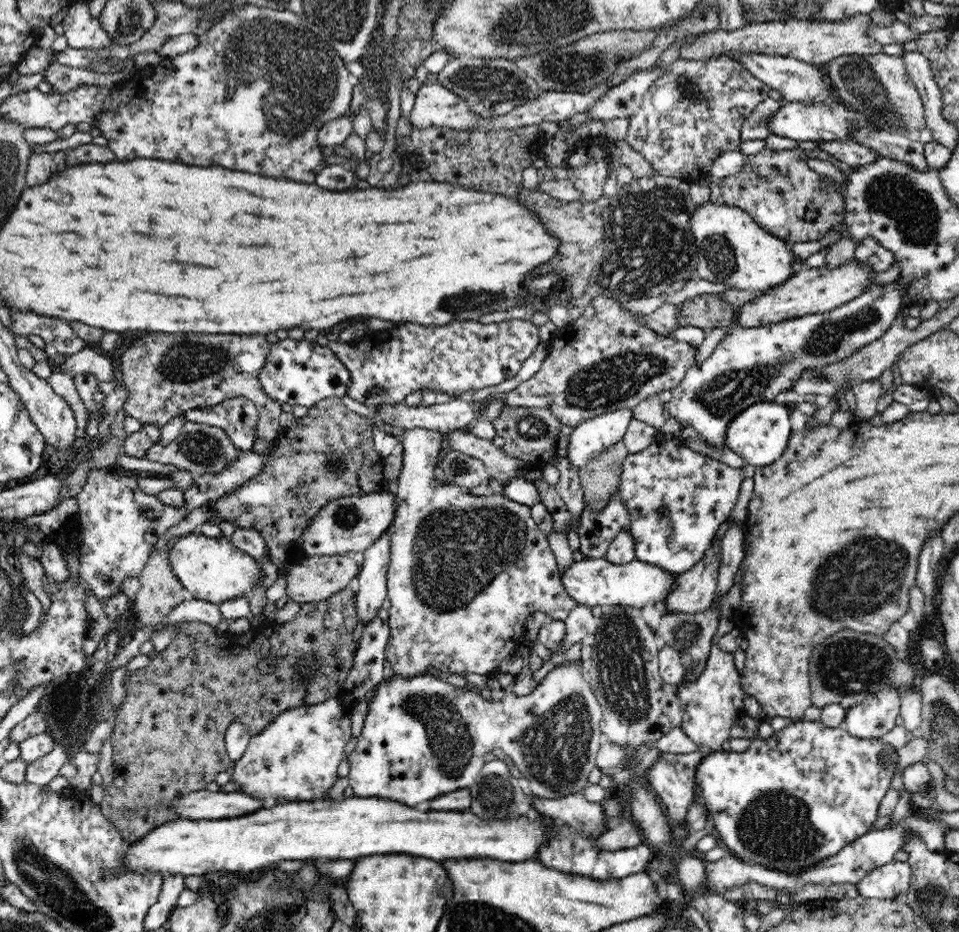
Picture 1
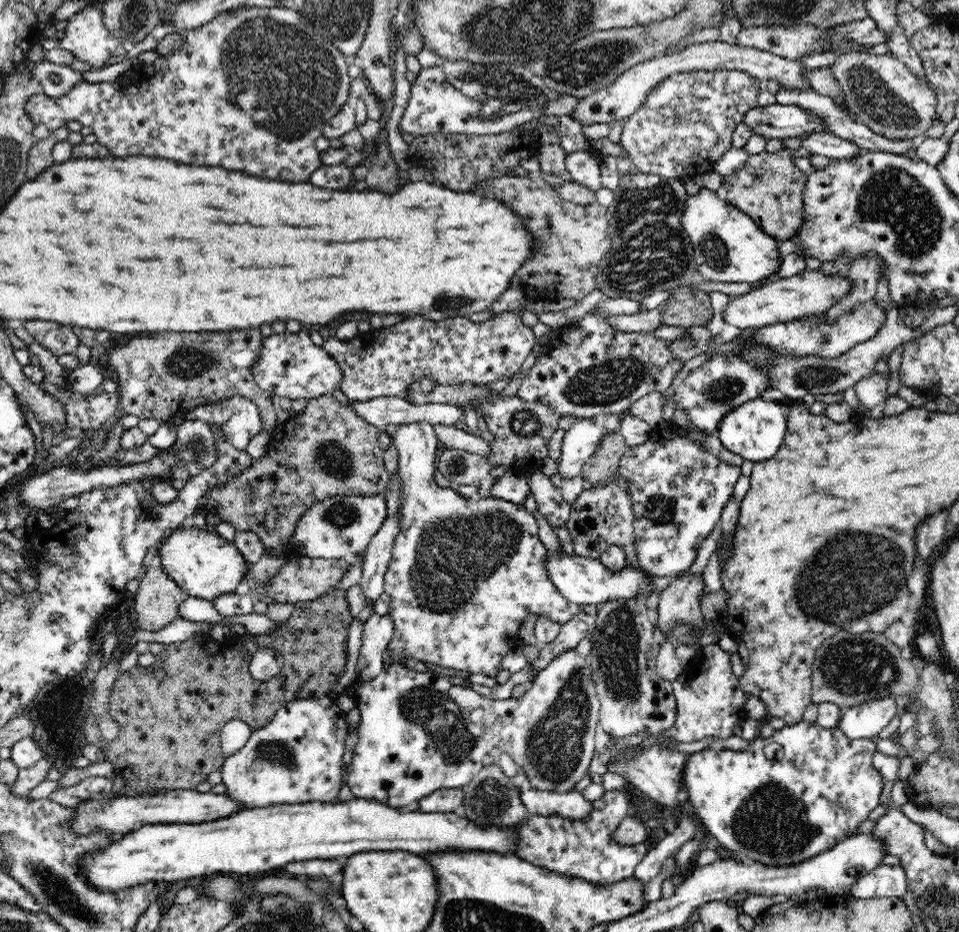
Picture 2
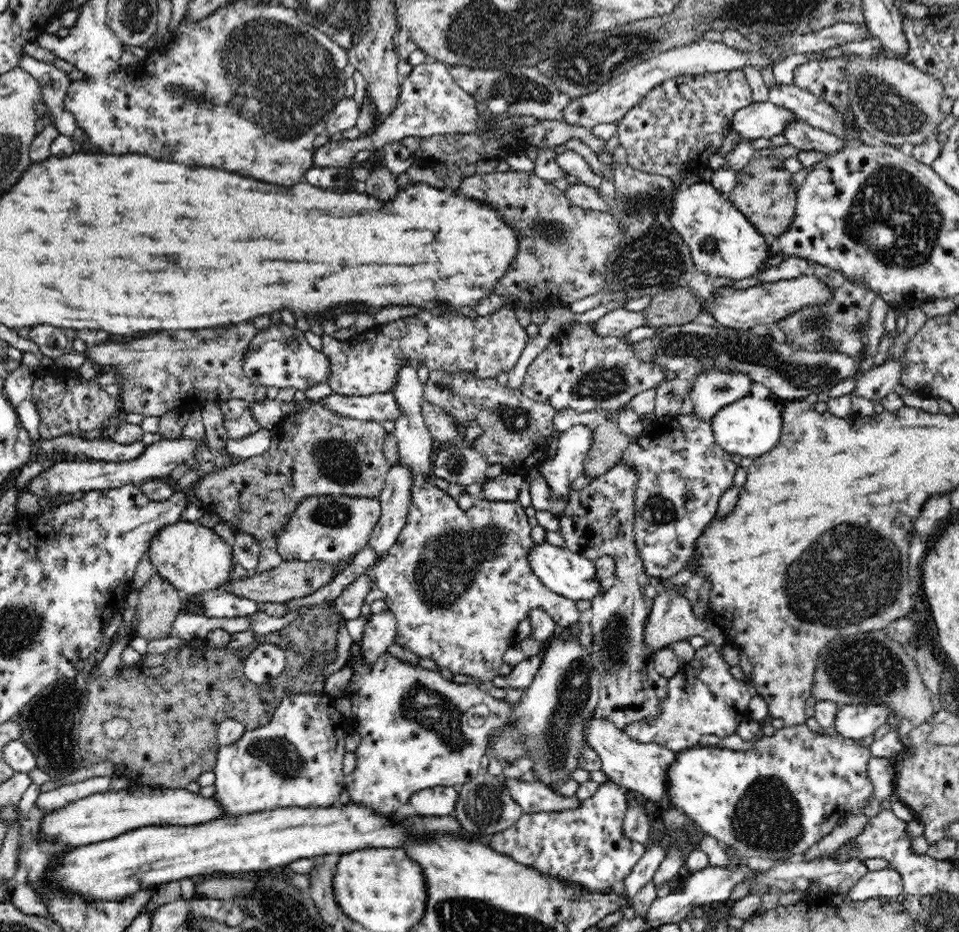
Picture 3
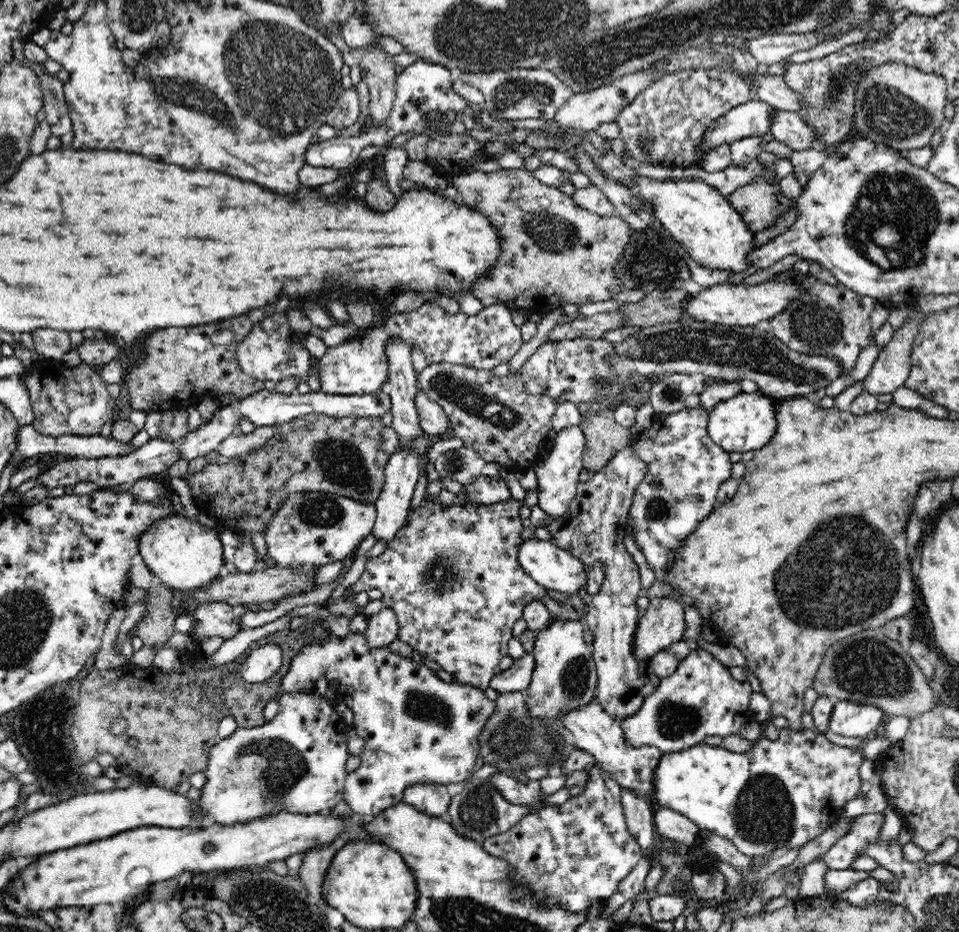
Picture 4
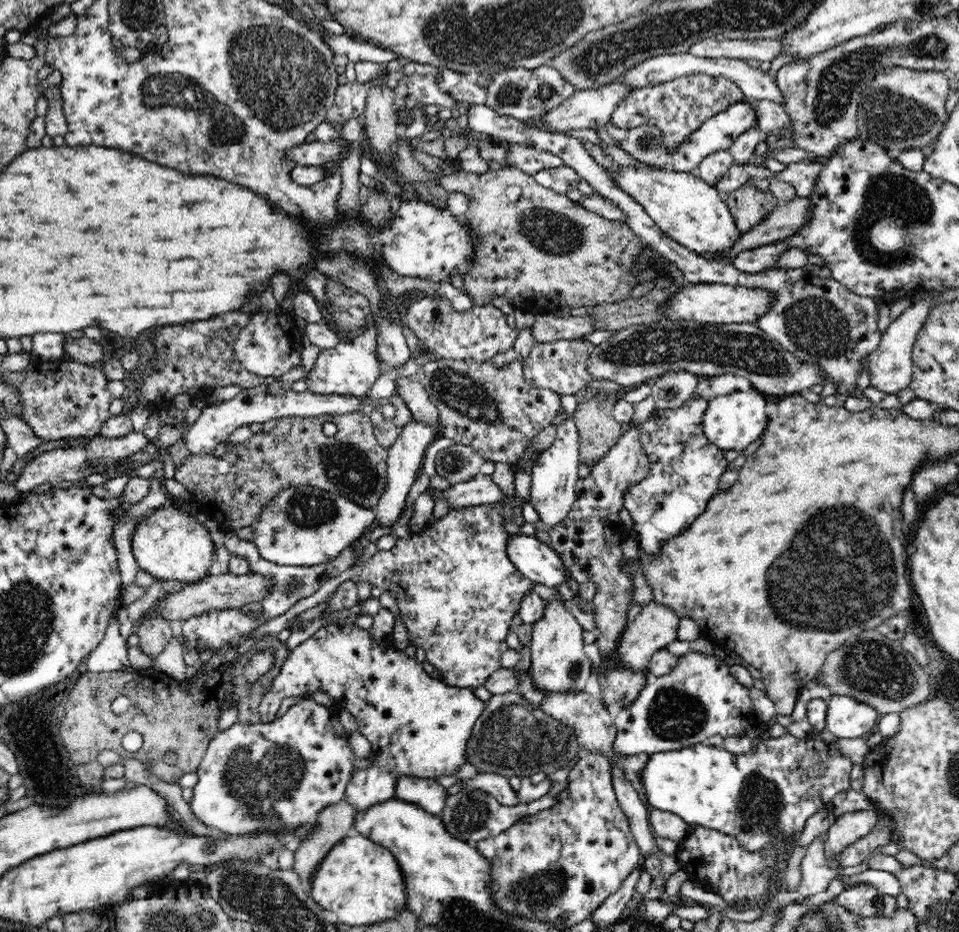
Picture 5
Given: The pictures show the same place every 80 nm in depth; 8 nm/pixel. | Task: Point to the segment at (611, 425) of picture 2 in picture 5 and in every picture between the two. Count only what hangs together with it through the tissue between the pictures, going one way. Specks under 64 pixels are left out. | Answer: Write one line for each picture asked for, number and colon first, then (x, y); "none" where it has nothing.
3: (563, 472)
4: (558, 473)
5: (555, 471)

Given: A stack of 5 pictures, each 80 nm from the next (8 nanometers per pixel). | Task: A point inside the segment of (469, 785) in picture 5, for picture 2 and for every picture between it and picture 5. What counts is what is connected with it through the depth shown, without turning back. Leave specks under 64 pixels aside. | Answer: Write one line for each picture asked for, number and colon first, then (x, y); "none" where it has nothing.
2: (572, 805)
3: (532, 798)
4: (529, 794)

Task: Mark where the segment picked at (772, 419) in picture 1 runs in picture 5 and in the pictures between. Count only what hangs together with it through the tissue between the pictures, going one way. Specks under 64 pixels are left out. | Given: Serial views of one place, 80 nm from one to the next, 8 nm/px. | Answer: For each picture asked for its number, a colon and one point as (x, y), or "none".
2: (755, 430)
3: (751, 427)
4: (746, 422)
5: (732, 421)

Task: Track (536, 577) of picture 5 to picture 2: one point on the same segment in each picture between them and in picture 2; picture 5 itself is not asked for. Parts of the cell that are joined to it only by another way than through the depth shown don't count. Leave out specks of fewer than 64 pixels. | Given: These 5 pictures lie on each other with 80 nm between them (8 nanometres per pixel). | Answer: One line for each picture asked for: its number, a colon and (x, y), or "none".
2: (581, 580)
3: (572, 576)
4: (554, 568)

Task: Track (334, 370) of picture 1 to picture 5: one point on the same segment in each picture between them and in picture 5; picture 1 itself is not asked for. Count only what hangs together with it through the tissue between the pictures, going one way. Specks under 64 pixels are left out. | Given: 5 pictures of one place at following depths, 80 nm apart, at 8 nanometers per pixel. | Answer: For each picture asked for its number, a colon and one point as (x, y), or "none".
2: (290, 365)
3: (280, 356)
4: (271, 351)
5: (260, 349)

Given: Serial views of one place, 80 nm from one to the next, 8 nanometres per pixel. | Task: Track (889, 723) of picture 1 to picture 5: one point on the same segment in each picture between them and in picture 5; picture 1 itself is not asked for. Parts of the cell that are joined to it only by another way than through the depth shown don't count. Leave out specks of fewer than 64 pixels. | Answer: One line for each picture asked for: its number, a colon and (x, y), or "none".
2: (866, 720)
3: (854, 722)
4: (848, 718)
5: (846, 717)

